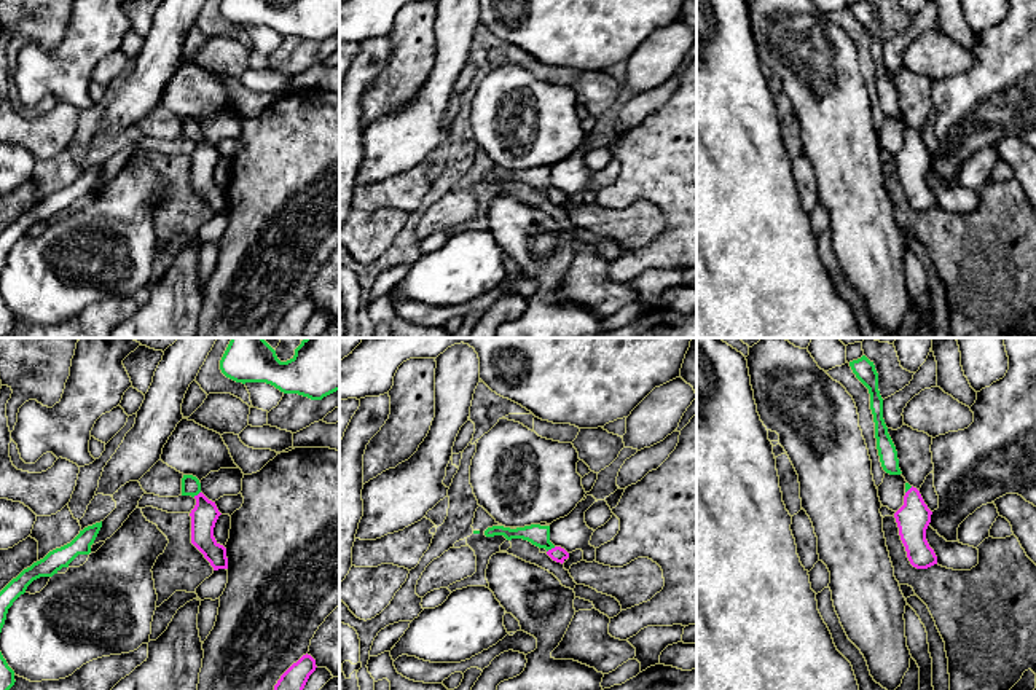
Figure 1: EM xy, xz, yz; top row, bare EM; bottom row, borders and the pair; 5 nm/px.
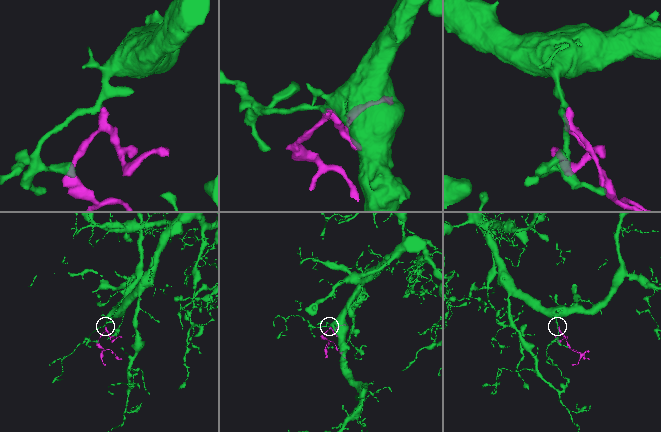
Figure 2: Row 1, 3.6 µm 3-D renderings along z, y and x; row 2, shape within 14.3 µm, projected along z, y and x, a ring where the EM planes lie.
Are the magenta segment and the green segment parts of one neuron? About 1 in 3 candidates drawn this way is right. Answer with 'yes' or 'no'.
yes

